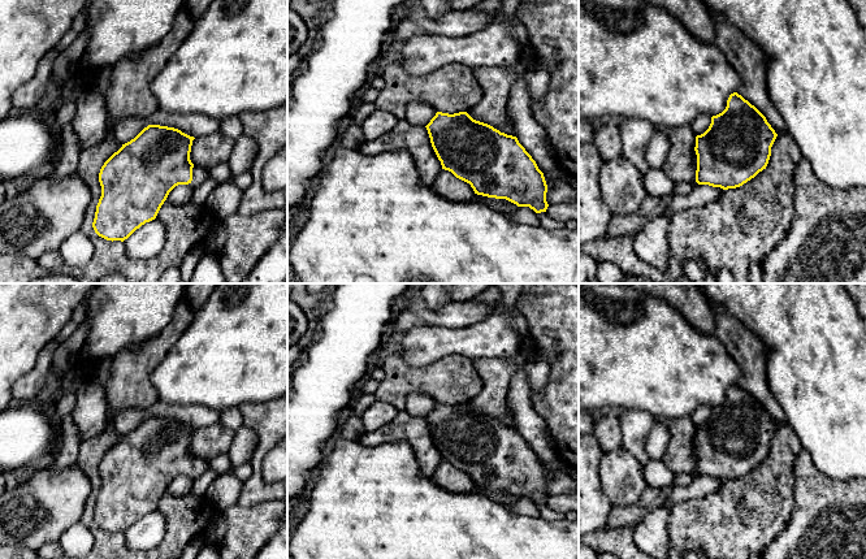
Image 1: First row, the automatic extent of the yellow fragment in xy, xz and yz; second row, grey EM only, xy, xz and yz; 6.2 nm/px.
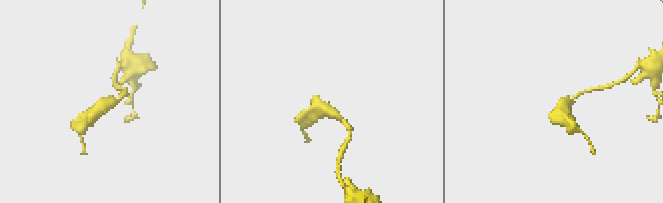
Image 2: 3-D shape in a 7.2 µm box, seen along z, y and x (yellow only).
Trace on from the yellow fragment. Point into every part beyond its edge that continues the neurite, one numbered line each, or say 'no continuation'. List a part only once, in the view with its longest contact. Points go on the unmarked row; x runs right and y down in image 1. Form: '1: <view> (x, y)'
1: xy (199, 466)

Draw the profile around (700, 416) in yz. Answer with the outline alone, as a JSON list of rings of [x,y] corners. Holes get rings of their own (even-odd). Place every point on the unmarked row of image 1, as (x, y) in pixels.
[[[700,406],[697,410],[693,411],[690,417],[696,426],[701,426],[709,420],[710,415],[711,415],[711,407]]]

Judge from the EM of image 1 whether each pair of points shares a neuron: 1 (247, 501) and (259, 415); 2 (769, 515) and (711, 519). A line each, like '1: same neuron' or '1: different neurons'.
1: same neuron
2: same neuron

